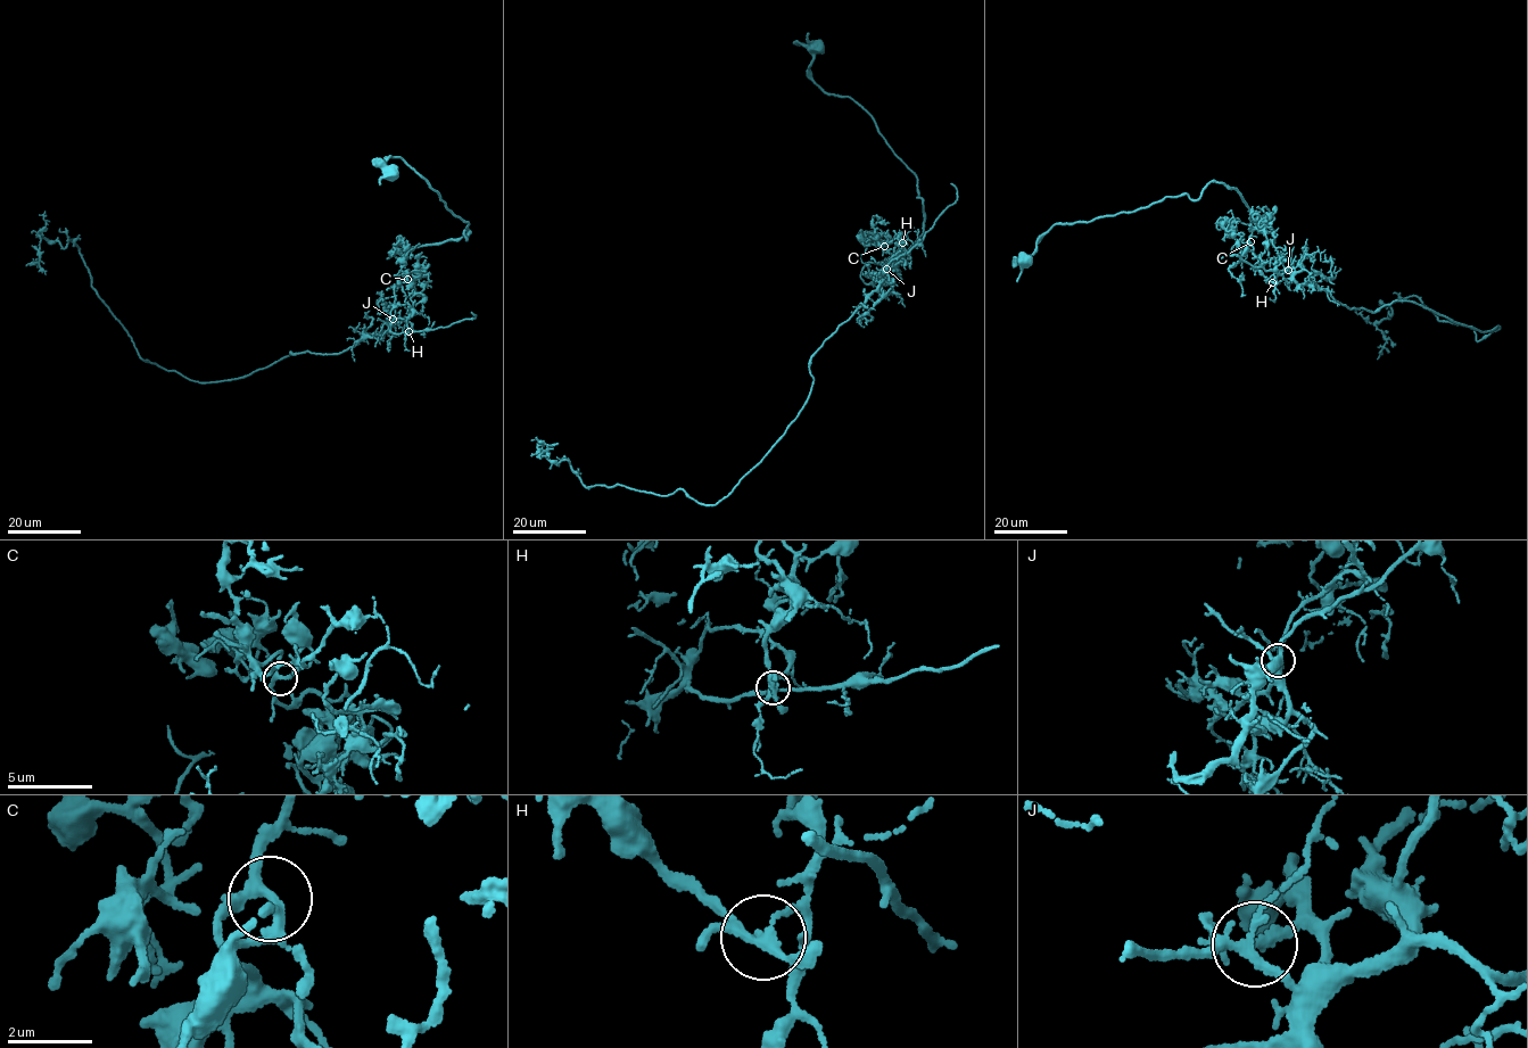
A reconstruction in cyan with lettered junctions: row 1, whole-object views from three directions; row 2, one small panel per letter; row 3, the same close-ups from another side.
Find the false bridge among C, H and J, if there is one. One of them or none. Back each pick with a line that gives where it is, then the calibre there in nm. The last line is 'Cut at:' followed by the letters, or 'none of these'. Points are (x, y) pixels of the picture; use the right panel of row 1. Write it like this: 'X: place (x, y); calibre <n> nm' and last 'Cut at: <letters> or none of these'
H: place (1272, 282); calibre 200 nm
Cut at: H

